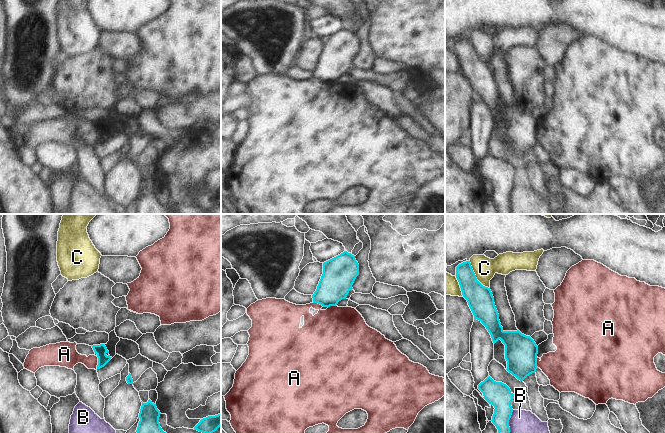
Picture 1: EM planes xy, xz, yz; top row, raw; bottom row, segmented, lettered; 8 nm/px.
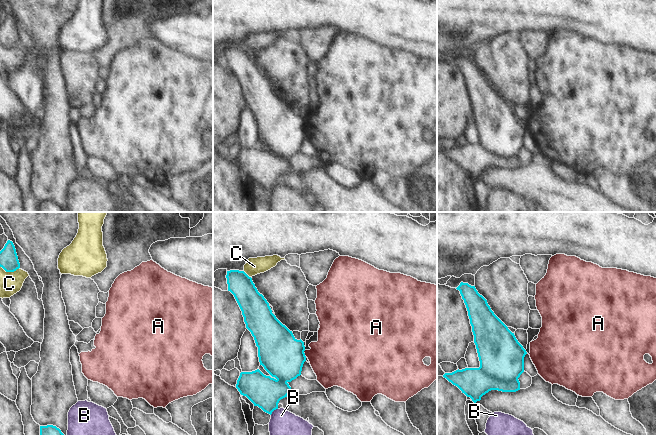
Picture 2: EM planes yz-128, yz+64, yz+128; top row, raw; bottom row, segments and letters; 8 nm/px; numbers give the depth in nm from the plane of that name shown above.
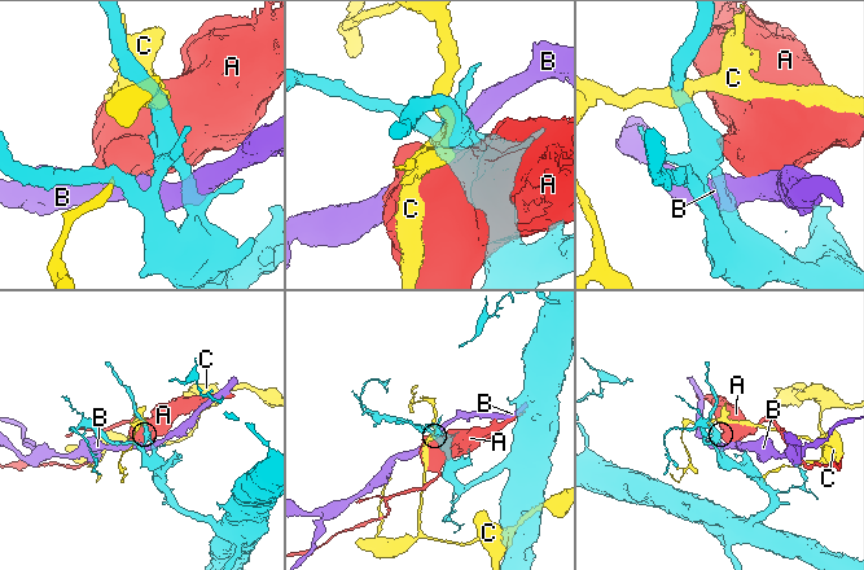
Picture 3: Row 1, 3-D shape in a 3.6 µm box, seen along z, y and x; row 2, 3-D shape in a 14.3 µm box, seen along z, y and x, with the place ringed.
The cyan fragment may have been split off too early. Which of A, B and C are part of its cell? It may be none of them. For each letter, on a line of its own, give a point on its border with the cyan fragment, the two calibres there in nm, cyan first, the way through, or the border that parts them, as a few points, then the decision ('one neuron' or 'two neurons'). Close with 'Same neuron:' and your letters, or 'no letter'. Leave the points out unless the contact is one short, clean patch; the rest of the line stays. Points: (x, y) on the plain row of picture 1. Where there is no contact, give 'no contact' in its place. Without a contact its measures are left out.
A: meets cyan in xy at (98, 138); 90 nm thick on the cyan side, 170 nm on the other; border along xy (96, 132), (97, 144); two neurons
B: meets cyan in yz at (508, 200); 200 nm thick on the cyan side, 320 nm on the other; two neurons
C: meets cyan in yz at (475, 52); 200 nm thick on the cyan side, 180 nm on the other; two neurons
Same neuron: no letter

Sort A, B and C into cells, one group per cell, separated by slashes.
A / B / C

